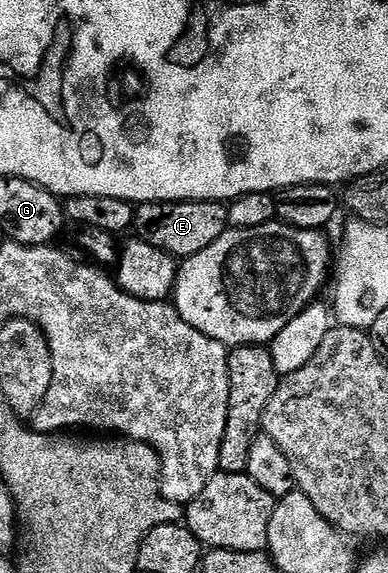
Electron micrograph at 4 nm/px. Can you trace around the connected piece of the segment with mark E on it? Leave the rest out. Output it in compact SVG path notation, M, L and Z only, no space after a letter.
M144 202L135 209L133 233L148 244L185 260L220 240L230 226L230 211L220 202Z

